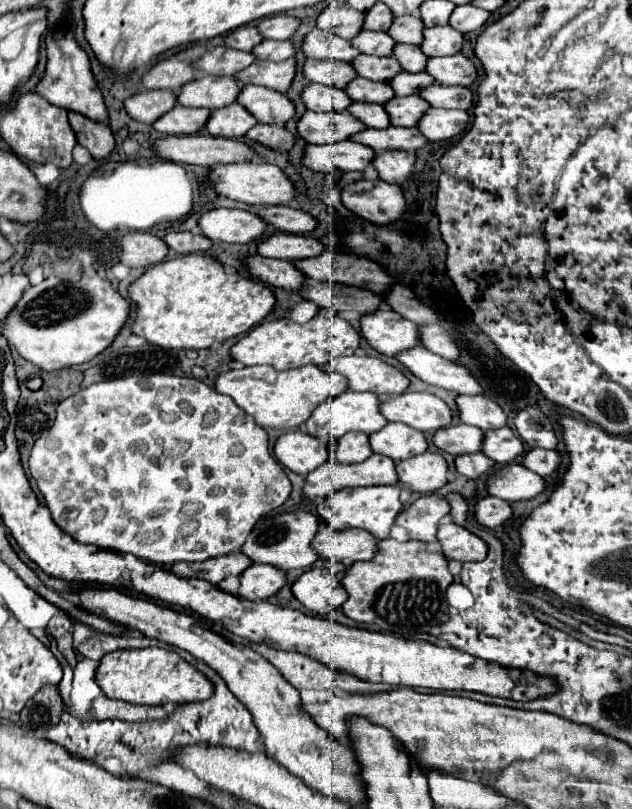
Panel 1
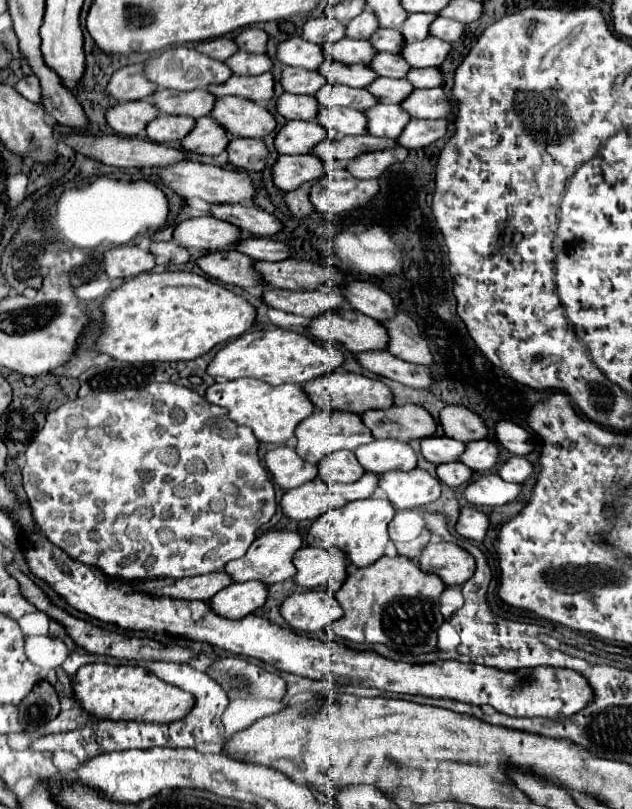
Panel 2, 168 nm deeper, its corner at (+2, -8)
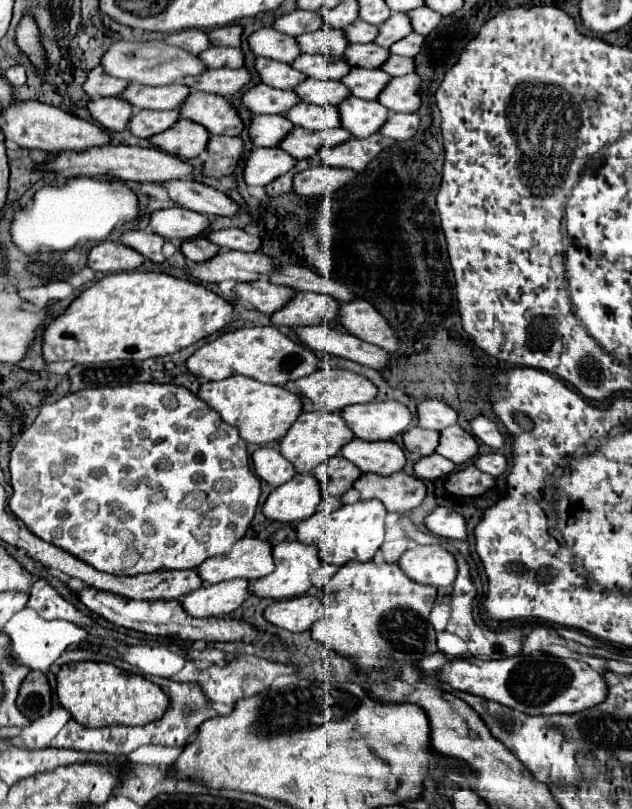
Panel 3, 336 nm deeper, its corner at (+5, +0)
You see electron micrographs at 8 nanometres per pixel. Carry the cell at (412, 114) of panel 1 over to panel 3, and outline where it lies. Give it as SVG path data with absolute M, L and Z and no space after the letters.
M351 96L345 102L341 102L339 112L341 112L341 126L357 138L367 138L379 132L385 118L389 118L391 114L377 100L361 100L357 96Z

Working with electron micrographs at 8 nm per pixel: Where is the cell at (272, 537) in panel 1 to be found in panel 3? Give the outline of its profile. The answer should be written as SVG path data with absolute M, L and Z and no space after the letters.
M241 538L231 552L205 560L197 566L197 572L209 584L233 578L263 578L273 572L273 546L263 538Z

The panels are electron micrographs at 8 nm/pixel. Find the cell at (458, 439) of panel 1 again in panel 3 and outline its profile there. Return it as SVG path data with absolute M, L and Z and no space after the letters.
M413 426L403 434L403 444L415 458L433 454L437 448L437 442L439 442L439 432L425 430L419 426Z

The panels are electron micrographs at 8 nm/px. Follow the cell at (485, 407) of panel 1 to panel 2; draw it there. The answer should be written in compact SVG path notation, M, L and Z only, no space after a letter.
M444 406L440 410L438 424L442 426L444 436L460 442L482 440L488 436L488 428L482 418L464 406Z

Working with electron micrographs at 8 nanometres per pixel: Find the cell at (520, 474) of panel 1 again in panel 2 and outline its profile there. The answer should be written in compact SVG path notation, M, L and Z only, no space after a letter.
M486 472L466 486L464 498L474 506L502 506L512 502L518 492L520 484L504 482L496 472Z

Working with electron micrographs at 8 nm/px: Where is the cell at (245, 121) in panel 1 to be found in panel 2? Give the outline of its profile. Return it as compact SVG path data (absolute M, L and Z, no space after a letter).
M202 116L196 120L194 128L184 136L180 144L186 152L200 156L216 156L226 150L228 142L230 142L228 134L224 134L224 130L220 130L220 126L212 122L212 118Z

